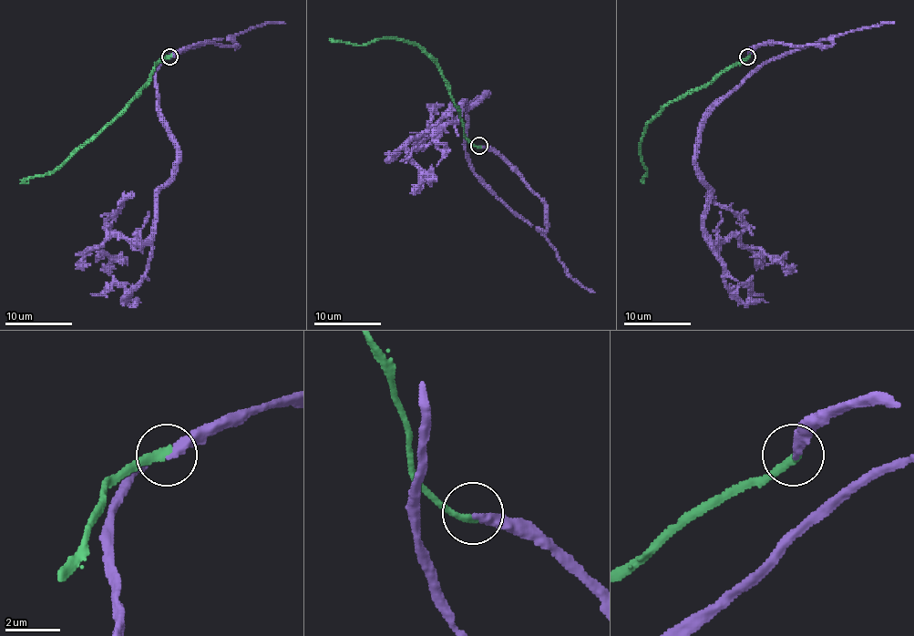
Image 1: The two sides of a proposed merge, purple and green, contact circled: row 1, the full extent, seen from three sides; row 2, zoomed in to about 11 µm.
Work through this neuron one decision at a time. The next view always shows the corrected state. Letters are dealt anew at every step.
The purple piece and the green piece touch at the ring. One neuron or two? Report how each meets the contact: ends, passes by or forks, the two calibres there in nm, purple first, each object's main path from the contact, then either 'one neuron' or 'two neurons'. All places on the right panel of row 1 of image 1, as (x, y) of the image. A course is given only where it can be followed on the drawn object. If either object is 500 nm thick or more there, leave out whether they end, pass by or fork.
purple ends | green ends | 280/280 nm | purple via (748, 56), (766, 44), (832, 44), (753, 70), (706, 119), (696, 149), (707, 239), (736, 237), (796, 272) | green via (748, 56), (724, 68), (709, 82), (671, 100), (647, 124), (641, 146), (641, 159), (647, 171), (642, 183) | one neuron

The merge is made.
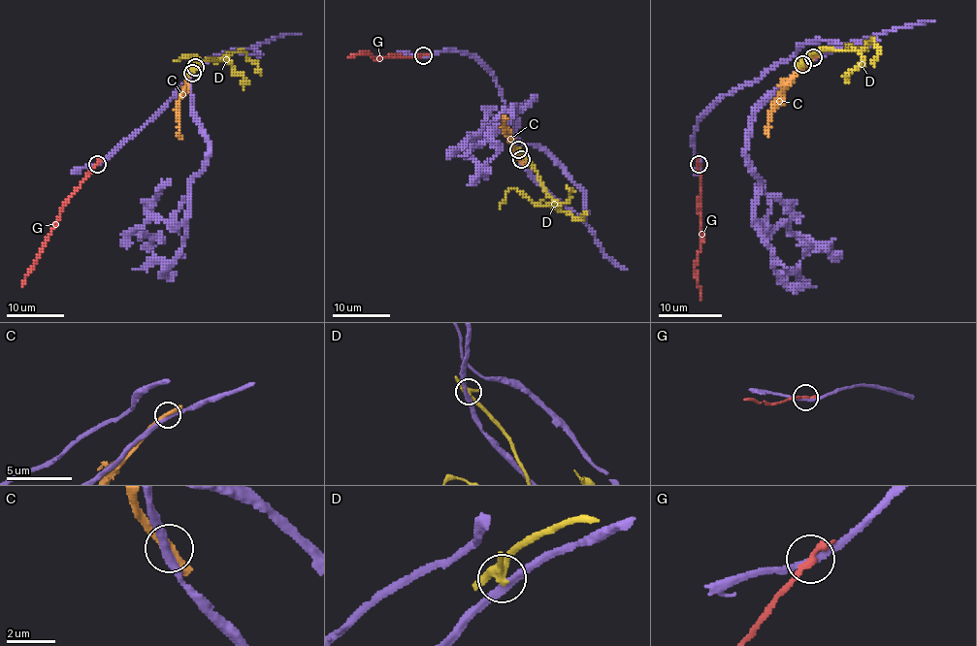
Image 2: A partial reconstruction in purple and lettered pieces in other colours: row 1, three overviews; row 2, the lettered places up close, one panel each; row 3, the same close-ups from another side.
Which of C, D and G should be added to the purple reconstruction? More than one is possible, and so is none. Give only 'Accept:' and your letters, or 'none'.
Accept: none

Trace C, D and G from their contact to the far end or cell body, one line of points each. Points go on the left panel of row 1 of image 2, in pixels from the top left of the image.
C: (194, 67), (187, 74), (187, 85), (179, 96), (181, 140)
D: (191, 73), (205, 59), (226, 59), (184, 55), (173, 61)
G: (97, 164), (64, 205), (59, 219), (21, 286)

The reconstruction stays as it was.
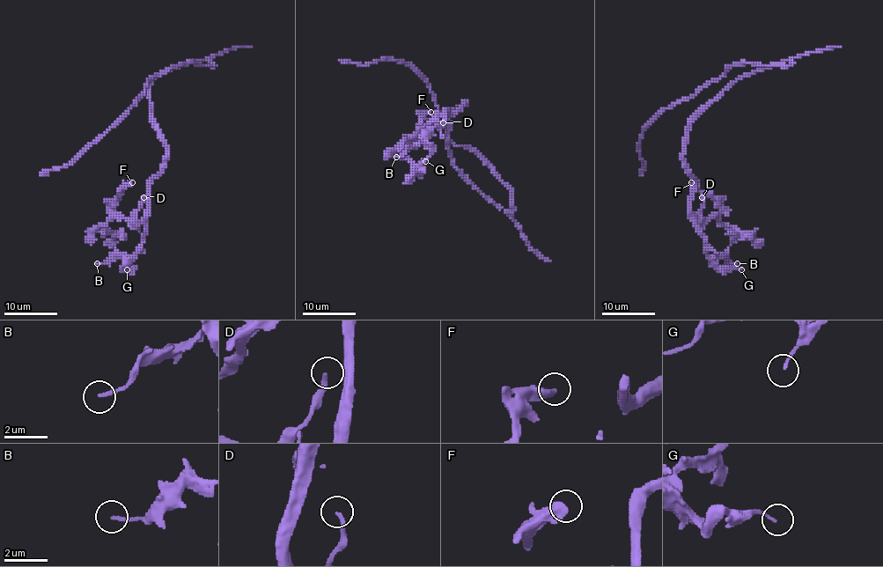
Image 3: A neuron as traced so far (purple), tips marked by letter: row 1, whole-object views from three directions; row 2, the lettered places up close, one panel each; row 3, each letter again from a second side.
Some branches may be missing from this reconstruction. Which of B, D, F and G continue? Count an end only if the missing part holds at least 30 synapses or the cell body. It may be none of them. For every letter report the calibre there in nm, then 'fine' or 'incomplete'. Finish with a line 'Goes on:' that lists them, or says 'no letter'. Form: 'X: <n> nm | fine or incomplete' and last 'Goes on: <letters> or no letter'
B: 170 nm | fine
D: 190 nm | fine
F: 480 nm | fine
G: 110 nm | fine
Goes on: no letter

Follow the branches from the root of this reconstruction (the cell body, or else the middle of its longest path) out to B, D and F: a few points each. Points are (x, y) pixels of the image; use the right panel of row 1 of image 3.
B: (776, 63), (732, 81), (698, 114), (683, 148), (683, 166), (693, 179), (690, 218), (704, 252), (737, 263)
D: (776, 63), (732, 81), (691, 123), (683, 166), (693, 179), (690, 213), (695, 221), (702, 197)
F: (776, 63), (732, 81), (691, 123), (683, 148), (690, 213), (695, 221), (717, 216), (721, 205), (691, 182)

